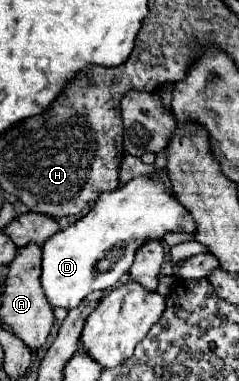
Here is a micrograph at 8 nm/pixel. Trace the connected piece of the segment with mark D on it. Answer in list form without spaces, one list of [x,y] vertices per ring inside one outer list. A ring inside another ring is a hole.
[[[137,177],[121,189],[101,195],[85,217],[45,241],[41,275],[43,293],[51,307],[73,309],[89,293],[113,287],[121,275],[129,271],[135,251],[147,239],[163,239],[167,231],[195,233],[195,229],[189,211],[167,193],[163,183]],[[99,261],[105,261],[105,271],[99,271]]]

